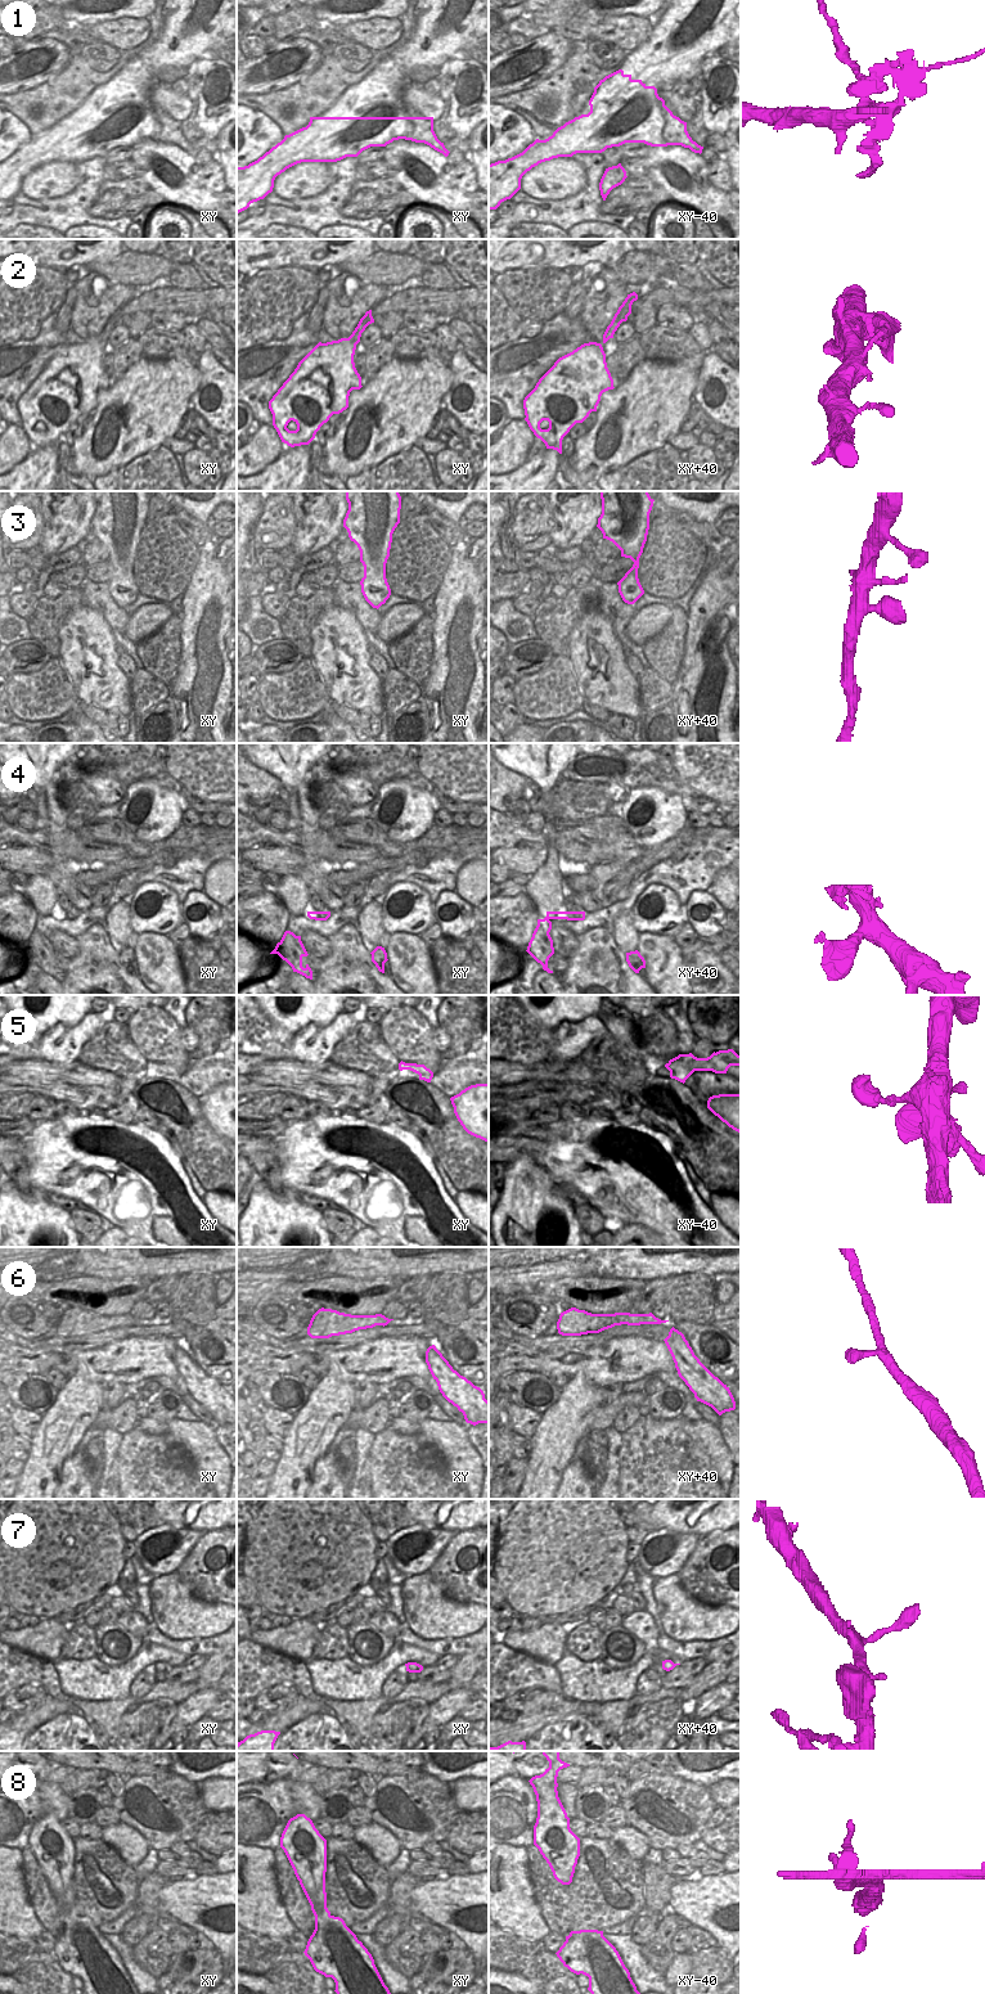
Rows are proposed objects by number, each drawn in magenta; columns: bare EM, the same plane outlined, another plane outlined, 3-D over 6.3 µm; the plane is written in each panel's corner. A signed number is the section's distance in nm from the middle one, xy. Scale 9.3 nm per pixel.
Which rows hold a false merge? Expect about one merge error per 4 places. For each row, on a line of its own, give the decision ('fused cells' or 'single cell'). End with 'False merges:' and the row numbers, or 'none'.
1: fused cells
2: single cell
3: single cell
4: single cell
5: single cell
6: single cell
7: single cell
8: single cell
False merges: 1

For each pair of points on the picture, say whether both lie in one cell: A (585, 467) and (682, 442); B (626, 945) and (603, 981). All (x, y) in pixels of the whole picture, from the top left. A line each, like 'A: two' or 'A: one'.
A: two
B: two

